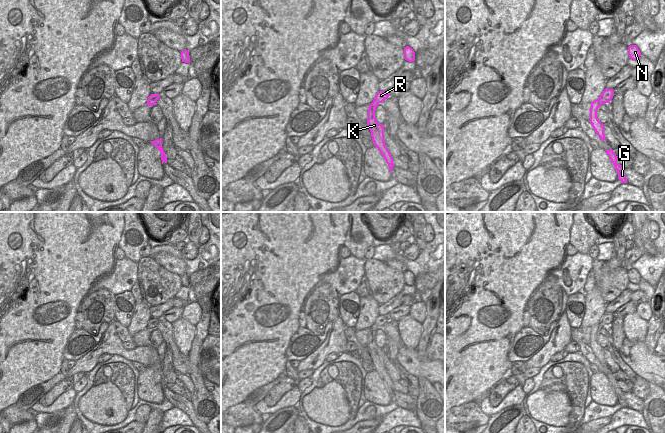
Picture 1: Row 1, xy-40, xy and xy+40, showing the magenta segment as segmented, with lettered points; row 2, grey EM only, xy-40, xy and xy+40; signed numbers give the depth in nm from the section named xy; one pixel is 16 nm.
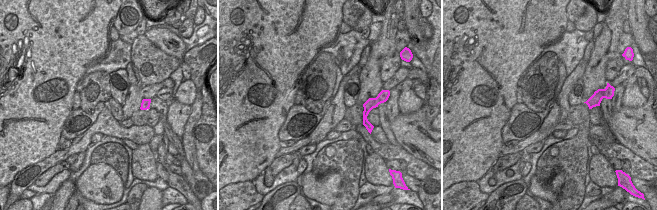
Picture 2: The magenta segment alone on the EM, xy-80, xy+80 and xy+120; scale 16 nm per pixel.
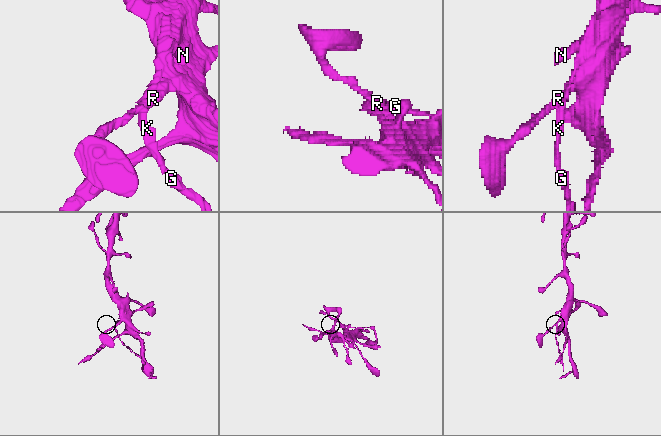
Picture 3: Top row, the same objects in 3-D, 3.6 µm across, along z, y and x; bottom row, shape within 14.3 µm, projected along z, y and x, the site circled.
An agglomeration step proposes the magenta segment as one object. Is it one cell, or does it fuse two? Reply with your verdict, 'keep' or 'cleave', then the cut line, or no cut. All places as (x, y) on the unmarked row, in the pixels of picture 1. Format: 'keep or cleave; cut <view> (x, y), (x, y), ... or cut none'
cleave; cut xy (375, 329), (372, 340), (368, 344)

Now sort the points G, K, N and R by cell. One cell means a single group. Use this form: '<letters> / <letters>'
G K / N R

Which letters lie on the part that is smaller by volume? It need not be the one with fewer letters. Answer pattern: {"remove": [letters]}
{"remove": ["G", "K"]}

